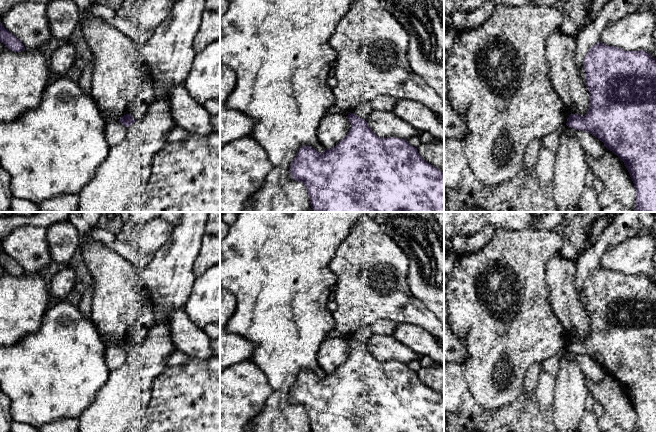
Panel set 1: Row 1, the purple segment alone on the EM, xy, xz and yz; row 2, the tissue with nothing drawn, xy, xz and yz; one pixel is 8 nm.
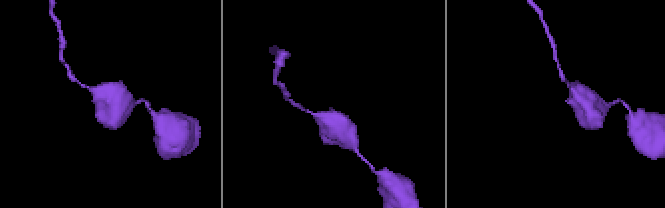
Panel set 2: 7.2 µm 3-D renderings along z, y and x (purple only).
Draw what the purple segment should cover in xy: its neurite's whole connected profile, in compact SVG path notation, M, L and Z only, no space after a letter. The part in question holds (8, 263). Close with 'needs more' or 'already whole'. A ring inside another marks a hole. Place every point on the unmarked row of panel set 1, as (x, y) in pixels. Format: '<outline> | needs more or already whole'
M0 246L0 266L13 276L21 276L25 274L24 269L12 257L4 252Z | already whole

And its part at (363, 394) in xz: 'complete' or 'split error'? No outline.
complete

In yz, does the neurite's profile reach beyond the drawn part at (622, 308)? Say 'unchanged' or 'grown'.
unchanged

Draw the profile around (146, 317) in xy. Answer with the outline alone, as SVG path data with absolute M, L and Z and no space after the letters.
M142 282L139 285L140 300L143 304L143 309L138 321L149 331L154 325L154 312L151 309L152 301L150 295L146 292L146 287L145 282Z

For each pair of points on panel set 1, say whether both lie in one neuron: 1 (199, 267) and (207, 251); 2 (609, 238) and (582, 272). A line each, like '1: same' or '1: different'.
1: same
2: same

